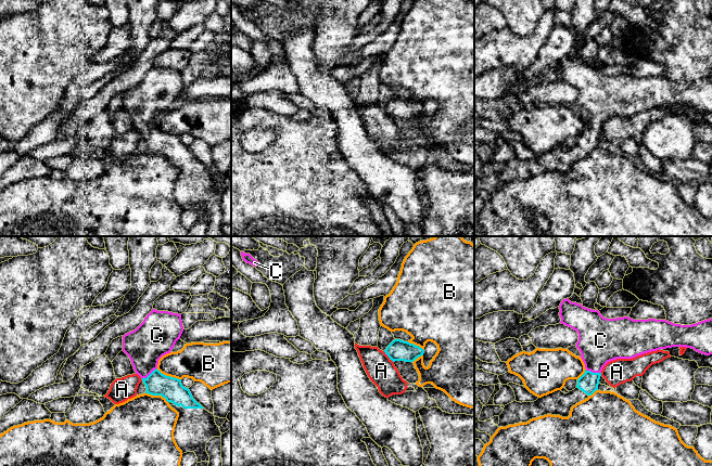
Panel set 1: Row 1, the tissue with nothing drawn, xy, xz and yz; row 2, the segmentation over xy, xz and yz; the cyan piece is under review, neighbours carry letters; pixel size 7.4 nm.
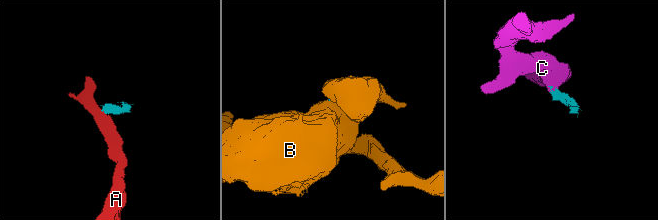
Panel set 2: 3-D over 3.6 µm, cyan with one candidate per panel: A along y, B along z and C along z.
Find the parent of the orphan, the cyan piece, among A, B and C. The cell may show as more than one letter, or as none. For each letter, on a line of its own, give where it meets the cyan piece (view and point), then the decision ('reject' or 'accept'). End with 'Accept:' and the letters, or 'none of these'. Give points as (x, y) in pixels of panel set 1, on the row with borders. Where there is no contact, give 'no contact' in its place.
A: xz (388, 356) | reject
B: xy (168, 376) | reject
C: xy (150, 374) | accept
Accept: C

